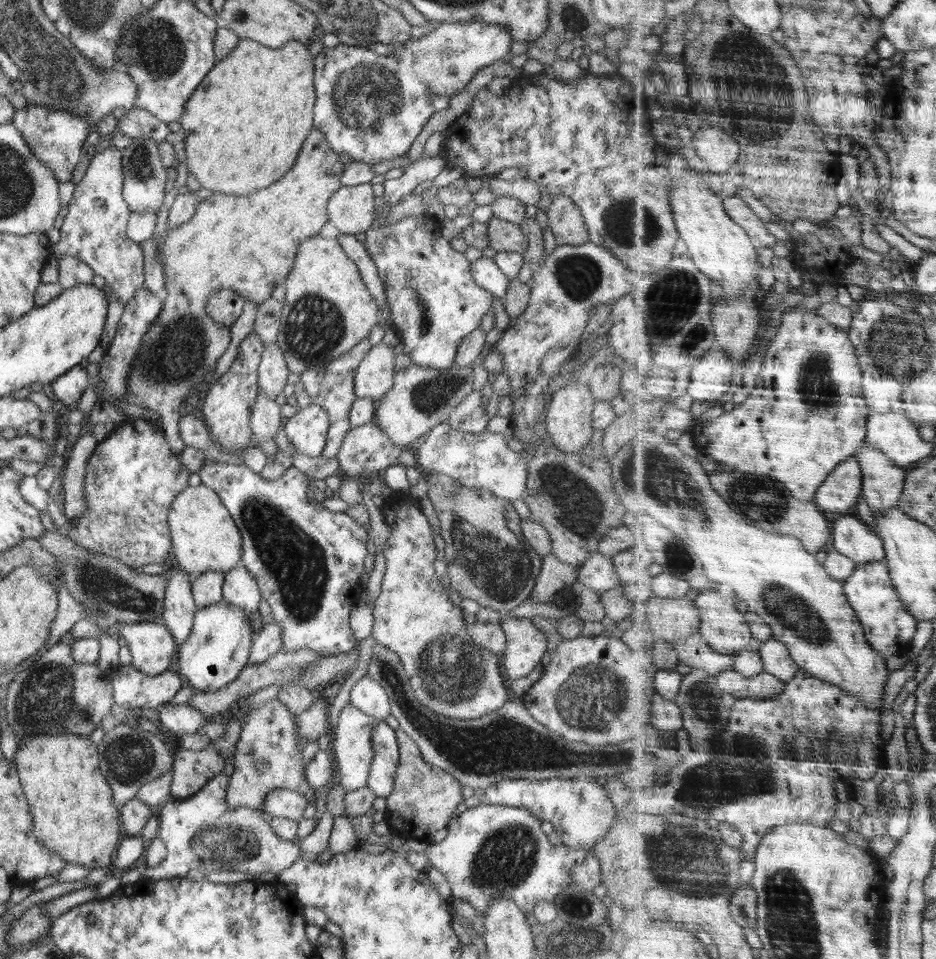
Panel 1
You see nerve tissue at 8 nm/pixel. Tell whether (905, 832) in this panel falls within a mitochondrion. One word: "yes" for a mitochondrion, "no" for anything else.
no

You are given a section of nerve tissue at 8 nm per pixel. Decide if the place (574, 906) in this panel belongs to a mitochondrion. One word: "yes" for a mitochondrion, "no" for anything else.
yes

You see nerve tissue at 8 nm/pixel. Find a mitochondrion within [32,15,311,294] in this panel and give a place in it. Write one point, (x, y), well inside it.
(157, 49)

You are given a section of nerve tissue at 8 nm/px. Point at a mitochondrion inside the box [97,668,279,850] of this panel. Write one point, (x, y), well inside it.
(128, 758)

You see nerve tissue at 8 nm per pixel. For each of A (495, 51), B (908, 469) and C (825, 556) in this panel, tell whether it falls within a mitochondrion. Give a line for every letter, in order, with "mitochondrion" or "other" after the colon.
A: other
B: other
C: other

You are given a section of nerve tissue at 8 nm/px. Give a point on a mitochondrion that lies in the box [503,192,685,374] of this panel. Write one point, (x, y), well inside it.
(627, 223)

